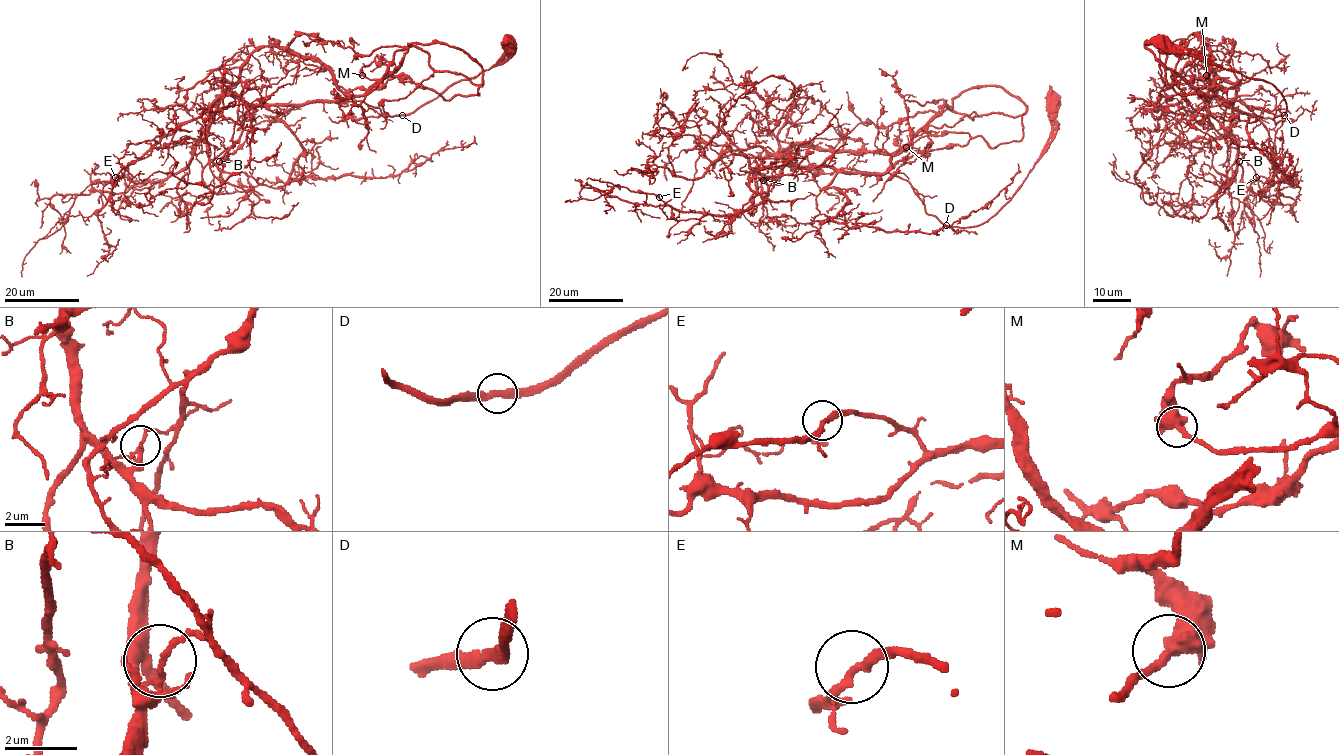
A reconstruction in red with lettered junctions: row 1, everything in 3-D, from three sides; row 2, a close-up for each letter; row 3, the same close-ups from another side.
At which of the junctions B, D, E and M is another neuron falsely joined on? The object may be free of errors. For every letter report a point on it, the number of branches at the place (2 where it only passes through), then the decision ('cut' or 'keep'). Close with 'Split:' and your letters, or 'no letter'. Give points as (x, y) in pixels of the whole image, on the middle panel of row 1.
B: place (763, 180); branches 2; cut
D: place (946, 225); branches 2; keep
E: place (659, 197); branches 3; keep
M: place (906, 147); branches 2; keep
Split: B

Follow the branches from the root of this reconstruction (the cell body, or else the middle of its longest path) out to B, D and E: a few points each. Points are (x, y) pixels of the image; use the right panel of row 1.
B: (1159, 44), (1262, 79), (1284, 98), (1278, 115), (1226, 105), (1225, 141), (1239, 160)
D: (1159, 44), (1167, 49), (1188, 49), (1224, 68), (1269, 82), (1285, 99), (1284, 114)
E: (1159, 44), (1262, 79), (1284, 98), (1285, 113), (1275, 115), (1214, 96), (1268, 132), (1274, 178), (1256, 177)

